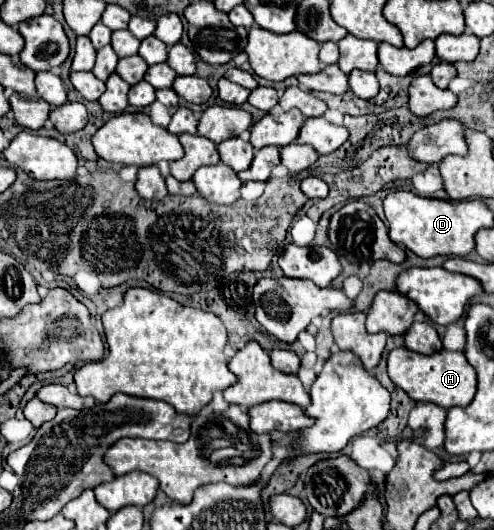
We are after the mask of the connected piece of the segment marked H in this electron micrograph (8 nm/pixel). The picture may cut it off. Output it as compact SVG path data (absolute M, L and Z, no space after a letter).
M394 348L388 354L388 374L396 386L408 392L412 400L420 402L434 402L438 406L444 406L446 410L452 406L466 406L476 394L476 372L468 364L462 350L438 350L430 356L422 356L418 352L412 352L408 348Z

